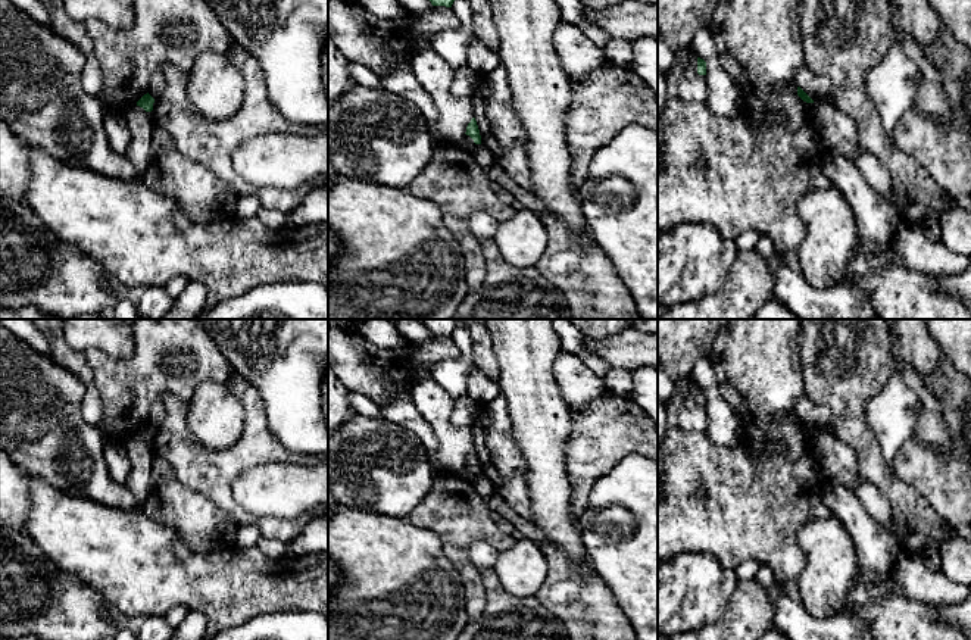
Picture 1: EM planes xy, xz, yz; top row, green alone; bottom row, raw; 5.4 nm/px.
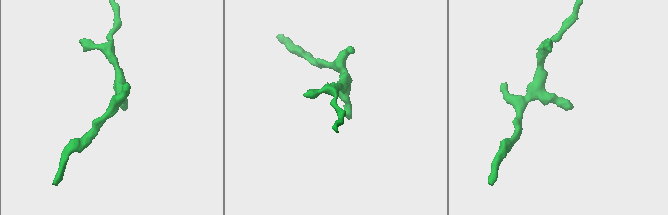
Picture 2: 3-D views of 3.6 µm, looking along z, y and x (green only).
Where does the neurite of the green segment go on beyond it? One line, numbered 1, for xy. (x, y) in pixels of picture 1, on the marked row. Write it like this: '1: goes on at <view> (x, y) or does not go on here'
1: does not go on here

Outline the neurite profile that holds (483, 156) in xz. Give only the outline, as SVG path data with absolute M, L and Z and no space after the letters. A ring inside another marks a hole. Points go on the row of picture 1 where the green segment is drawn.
M481 143L477 144L475 150L472 152L472 157L480 165L483 172L490 177L490 168L496 163L493 153Z

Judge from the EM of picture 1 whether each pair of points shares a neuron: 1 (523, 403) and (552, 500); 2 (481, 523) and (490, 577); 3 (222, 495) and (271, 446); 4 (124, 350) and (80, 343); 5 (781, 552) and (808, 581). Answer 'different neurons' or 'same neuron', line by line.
1: same neuron
2: different neurons
3: same neuron
4: same neuron
5: different neurons

